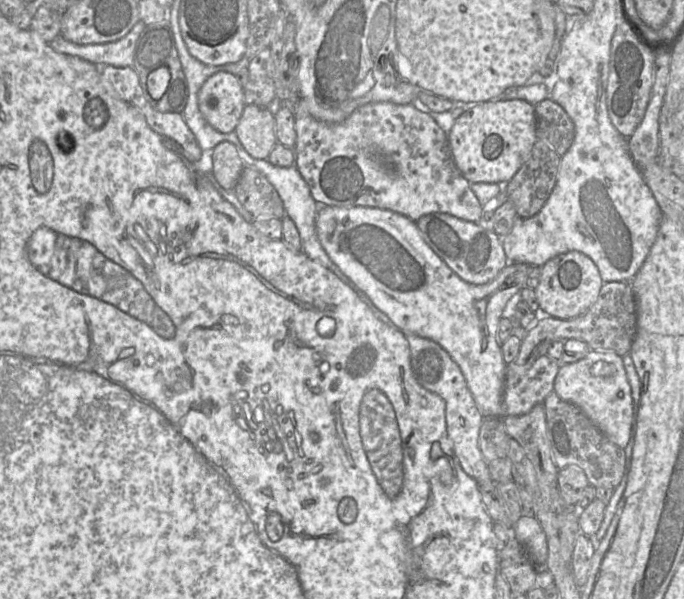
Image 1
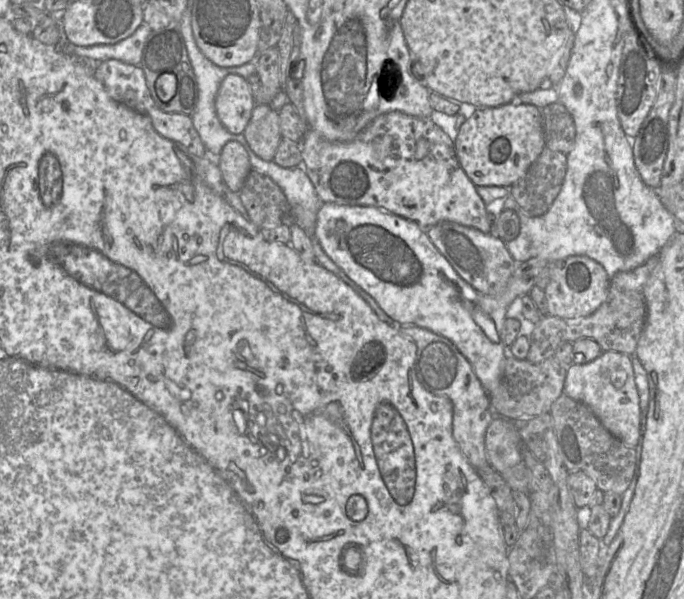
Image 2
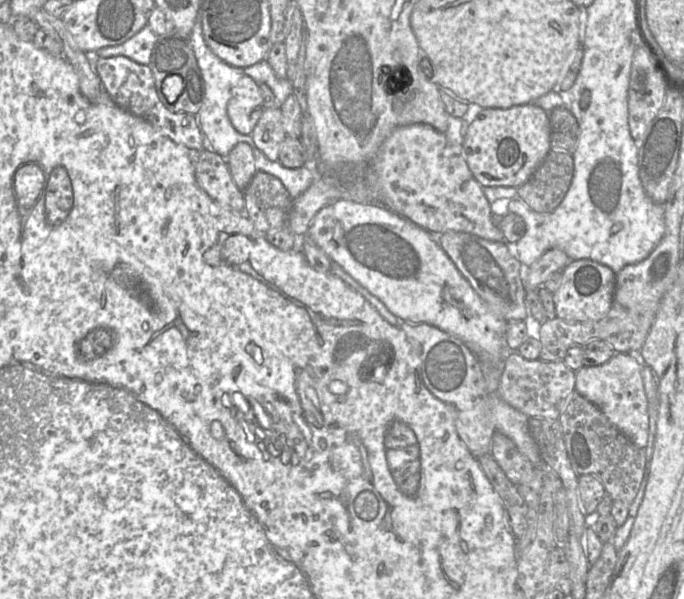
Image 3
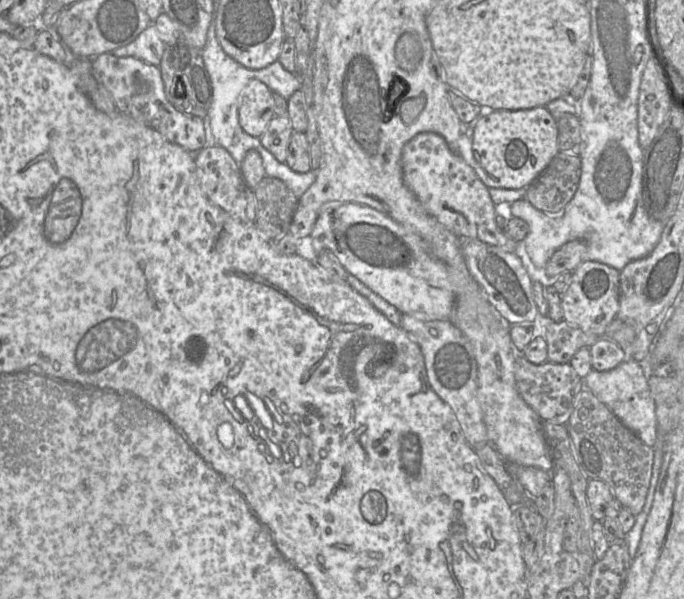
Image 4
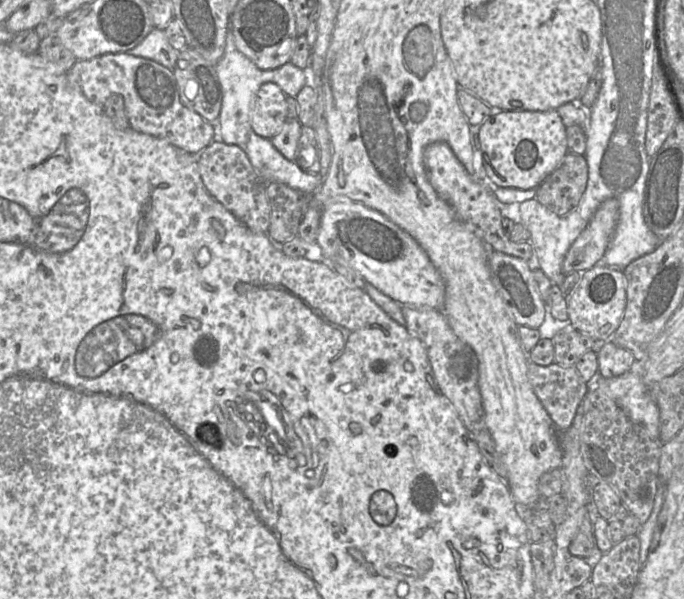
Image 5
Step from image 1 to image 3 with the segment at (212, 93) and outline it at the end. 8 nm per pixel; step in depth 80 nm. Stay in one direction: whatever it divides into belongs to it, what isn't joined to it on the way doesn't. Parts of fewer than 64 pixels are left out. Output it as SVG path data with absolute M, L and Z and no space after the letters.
M247 75L242 76L232 89L227 104L231 124L239 133L251 135L264 109L259 84Z

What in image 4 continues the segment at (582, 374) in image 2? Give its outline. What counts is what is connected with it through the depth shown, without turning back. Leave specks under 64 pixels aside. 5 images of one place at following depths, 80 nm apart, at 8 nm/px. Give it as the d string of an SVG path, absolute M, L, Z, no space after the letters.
M627 358L608 371L592 369L583 379L583 384L647 446L652 447L655 445L657 439L655 404L647 384L644 369L640 363L632 358Z

